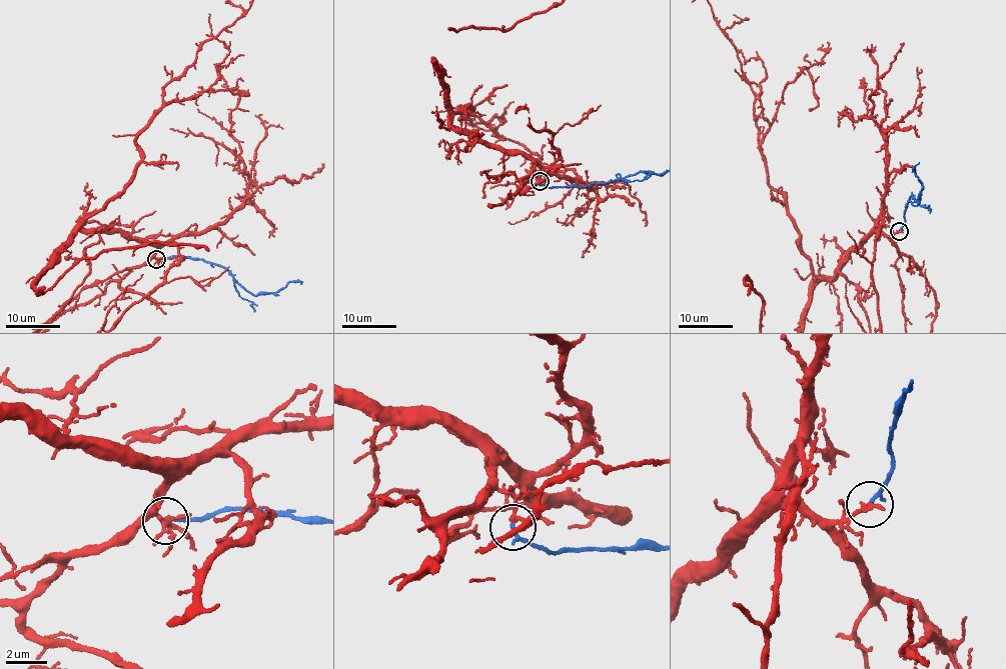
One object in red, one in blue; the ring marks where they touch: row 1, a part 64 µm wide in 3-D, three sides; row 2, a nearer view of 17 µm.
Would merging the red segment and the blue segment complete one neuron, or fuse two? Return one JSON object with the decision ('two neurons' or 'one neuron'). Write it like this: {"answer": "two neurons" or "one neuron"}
{"answer": "one neuron"}

